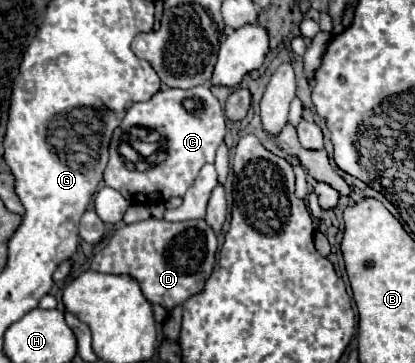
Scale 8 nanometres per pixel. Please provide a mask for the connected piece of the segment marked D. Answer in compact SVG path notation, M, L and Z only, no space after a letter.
M148 218L136 224L124 224L116 228L108 244L100 252L94 254L90 268L96 272L106 272L106 274L130 274L132 278L138 280L150 304L160 304L170 312L172 308L182 306L190 296L200 294L204 290L204 282L210 278L216 264L216 246L218 246L216 234L204 220L166 222L166 220Z

